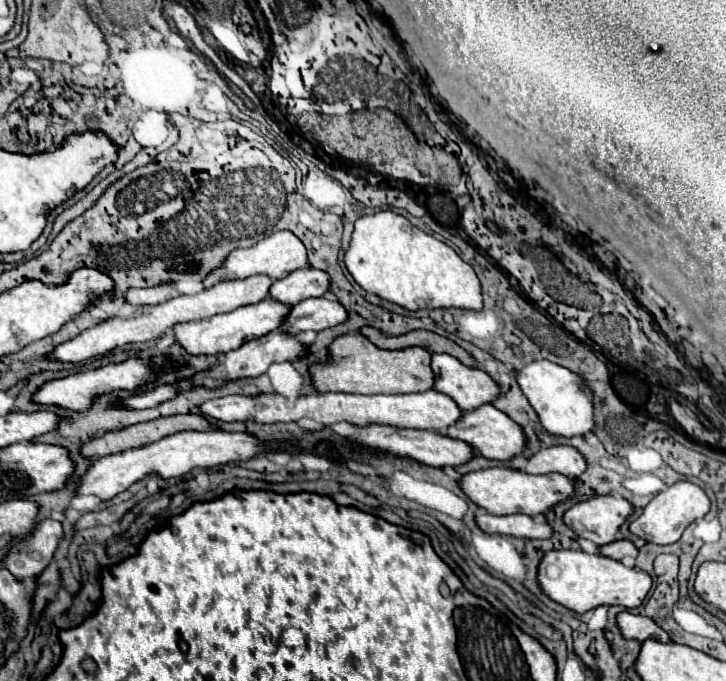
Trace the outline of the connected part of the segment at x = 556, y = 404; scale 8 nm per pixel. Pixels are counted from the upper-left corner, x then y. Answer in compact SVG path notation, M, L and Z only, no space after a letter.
M536 360L516 372L516 382L530 406L536 410L540 424L546 432L556 436L584 436L594 428L592 420L592 392L586 388L582 378L572 370L552 364L550 360Z

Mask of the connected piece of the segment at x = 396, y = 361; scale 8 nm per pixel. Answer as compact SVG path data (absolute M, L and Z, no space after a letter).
M346 334L338 336L328 346L328 360L324 364L312 364L312 386L318 392L354 392L354 394L408 394L426 392L434 384L430 368L430 352L424 348L406 350L380 350L364 336Z

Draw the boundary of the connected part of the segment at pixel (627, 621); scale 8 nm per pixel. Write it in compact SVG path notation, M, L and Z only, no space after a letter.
M624 610L624 612L616 614L616 624L626 640L630 640L630 638L638 640L638 642L648 640L648 638L654 638L658 642L670 640L668 634L660 626L656 626L656 622L652 618L646 618L642 614L630 614L628 610Z

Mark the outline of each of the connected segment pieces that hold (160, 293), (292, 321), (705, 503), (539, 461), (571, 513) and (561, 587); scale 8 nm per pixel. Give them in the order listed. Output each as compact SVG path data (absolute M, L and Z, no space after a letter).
M160 282L152 288L128 288L124 294L124 300L126 304L132 304L132 306L154 306L170 298L176 298L178 294L180 292L174 282Z
M327 292L321 297L306 298L304 302L294 304L288 316L284 318L280 330L292 336L306 332L306 330L320 332L320 330L326 330L344 322L346 318L348 314L344 306L331 292Z
M676 482L676 484L668 486L668 488L664 488L662 492L658 492L644 506L644 512L636 520L632 520L628 524L628 530L634 536L638 536L638 538L642 538L646 542L652 542L652 544L672 544L682 536L684 528L690 522L694 522L696 518L706 516L708 510L710 510L710 500L708 500L706 492L700 486L696 486L692 482Z
M550 446L532 454L526 462L524 472L528 474L550 474L558 472L568 478L576 478L586 470L586 462L576 448Z
M606 494L574 502L562 514L562 520L580 538L592 540L594 544L610 544L618 538L622 522L632 512L634 508L626 498L618 494Z
M550 550L542 556L538 566L538 584L542 592L552 598L554 602L582 614L596 606L624 606L624 608L638 608L646 598L648 590L652 588L652 580L646 572L636 568L626 568L618 560L600 556L600 554L586 554L582 550Z

